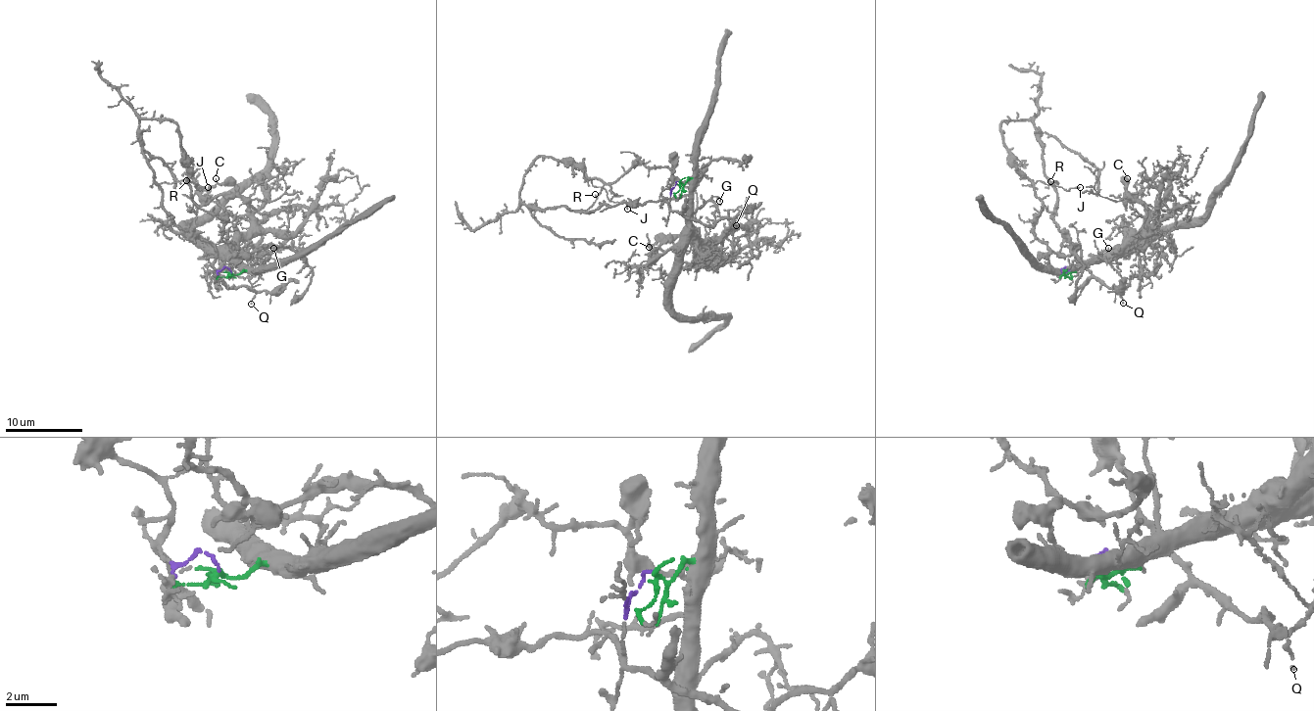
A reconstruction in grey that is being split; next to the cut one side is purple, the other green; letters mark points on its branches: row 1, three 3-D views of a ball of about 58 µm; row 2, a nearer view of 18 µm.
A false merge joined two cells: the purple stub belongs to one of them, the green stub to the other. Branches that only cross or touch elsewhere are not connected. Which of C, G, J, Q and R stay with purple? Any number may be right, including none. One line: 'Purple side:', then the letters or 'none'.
Purple side: J, Q, R

